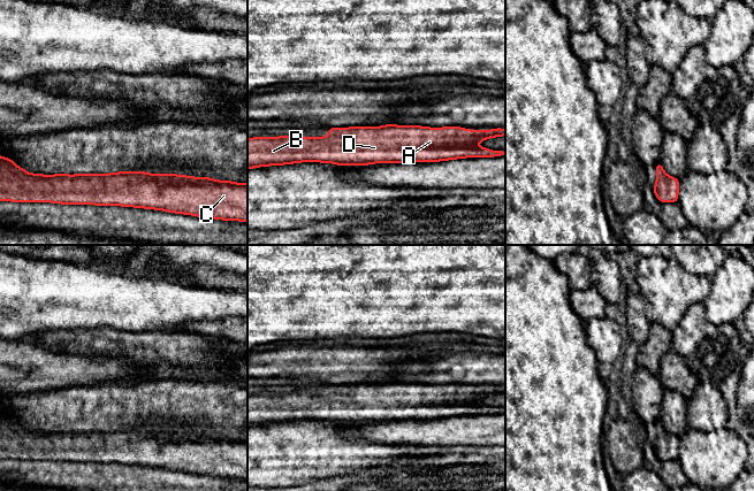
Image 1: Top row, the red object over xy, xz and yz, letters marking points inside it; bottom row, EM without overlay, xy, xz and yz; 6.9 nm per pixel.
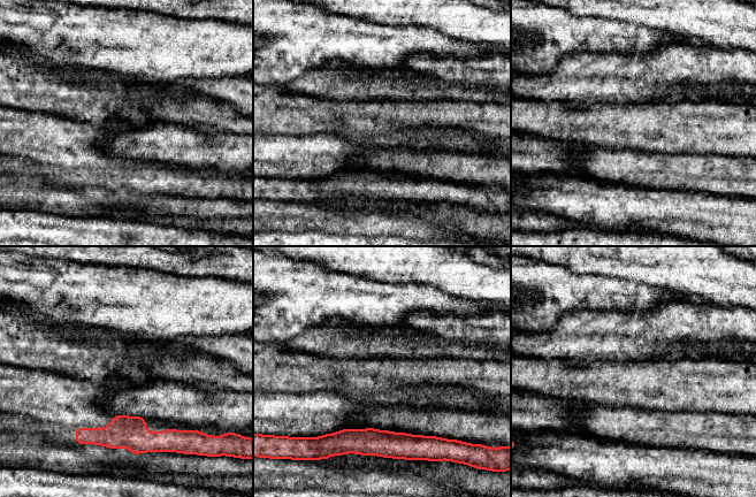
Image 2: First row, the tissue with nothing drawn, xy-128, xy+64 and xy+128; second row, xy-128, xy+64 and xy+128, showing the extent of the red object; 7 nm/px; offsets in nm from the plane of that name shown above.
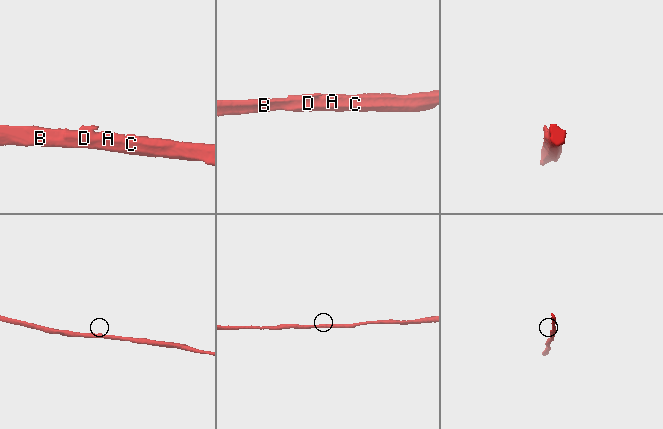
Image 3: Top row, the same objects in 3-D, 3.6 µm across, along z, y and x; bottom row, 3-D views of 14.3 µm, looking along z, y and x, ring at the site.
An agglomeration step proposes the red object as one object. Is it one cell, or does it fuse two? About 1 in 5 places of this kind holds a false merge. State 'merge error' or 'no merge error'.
no merge error

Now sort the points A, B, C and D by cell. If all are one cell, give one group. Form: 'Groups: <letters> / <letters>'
Groups: A B C D

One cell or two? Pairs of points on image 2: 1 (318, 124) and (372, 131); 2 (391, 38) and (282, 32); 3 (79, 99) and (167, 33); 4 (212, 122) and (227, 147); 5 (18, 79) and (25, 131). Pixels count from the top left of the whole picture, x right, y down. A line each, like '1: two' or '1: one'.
1: one
2: one
3: two
4: two
5: two

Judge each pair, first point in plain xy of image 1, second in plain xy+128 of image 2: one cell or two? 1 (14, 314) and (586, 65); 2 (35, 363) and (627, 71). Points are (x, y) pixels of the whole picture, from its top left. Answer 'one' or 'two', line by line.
1: two
2: two

